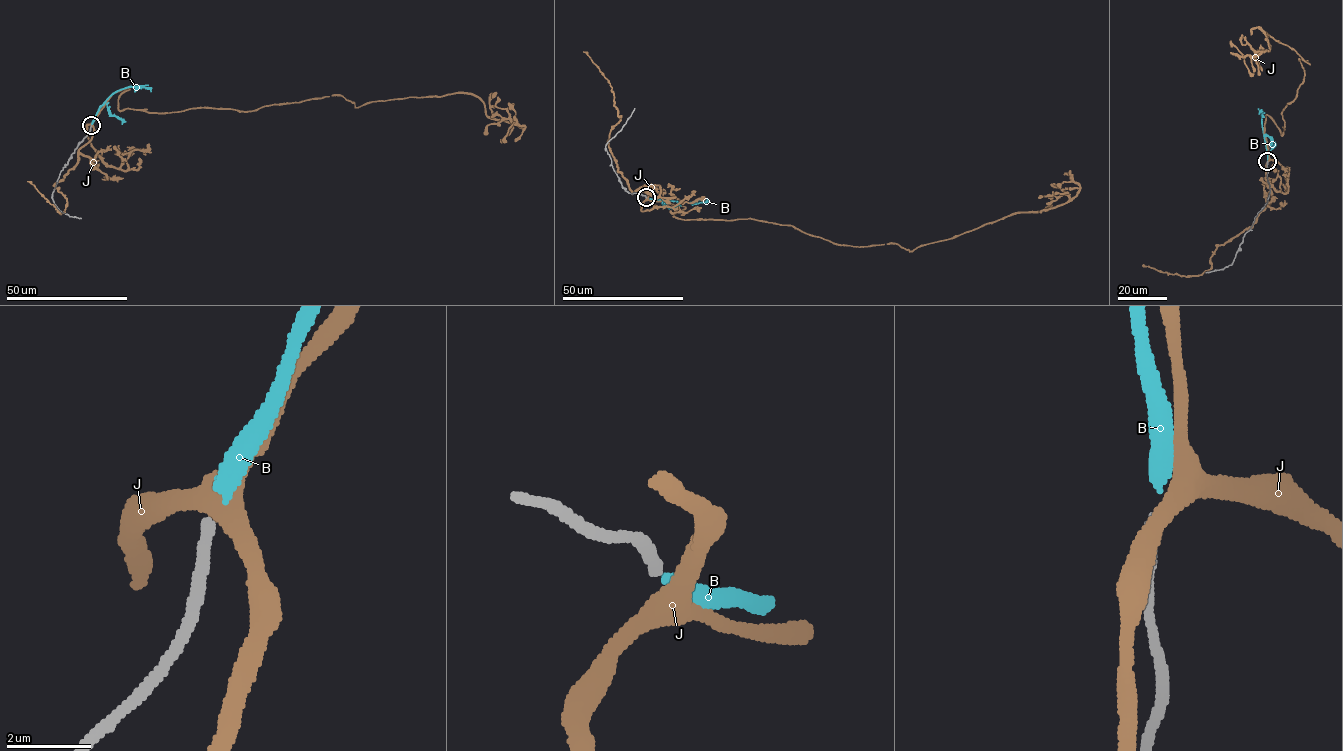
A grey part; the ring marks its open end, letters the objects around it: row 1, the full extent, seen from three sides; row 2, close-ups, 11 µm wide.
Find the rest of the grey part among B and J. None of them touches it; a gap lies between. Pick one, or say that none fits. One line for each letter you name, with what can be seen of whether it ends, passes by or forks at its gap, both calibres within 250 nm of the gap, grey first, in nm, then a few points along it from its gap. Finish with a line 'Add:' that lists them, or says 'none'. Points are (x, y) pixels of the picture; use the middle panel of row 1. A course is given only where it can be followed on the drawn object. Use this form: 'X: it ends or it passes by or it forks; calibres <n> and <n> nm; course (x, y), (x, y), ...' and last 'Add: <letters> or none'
B: it ends; calibres 300 and 360 nm; course (647, 198), (705, 202), (707, 198)
Add: B

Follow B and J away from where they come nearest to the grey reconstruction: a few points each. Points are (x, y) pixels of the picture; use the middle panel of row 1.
B: (647, 198), (705, 202), (707, 198)
J: (646, 198), (684, 206), (674, 216), (683, 220), (752, 218), (913, 251), (1079, 189), (1058, 185)

